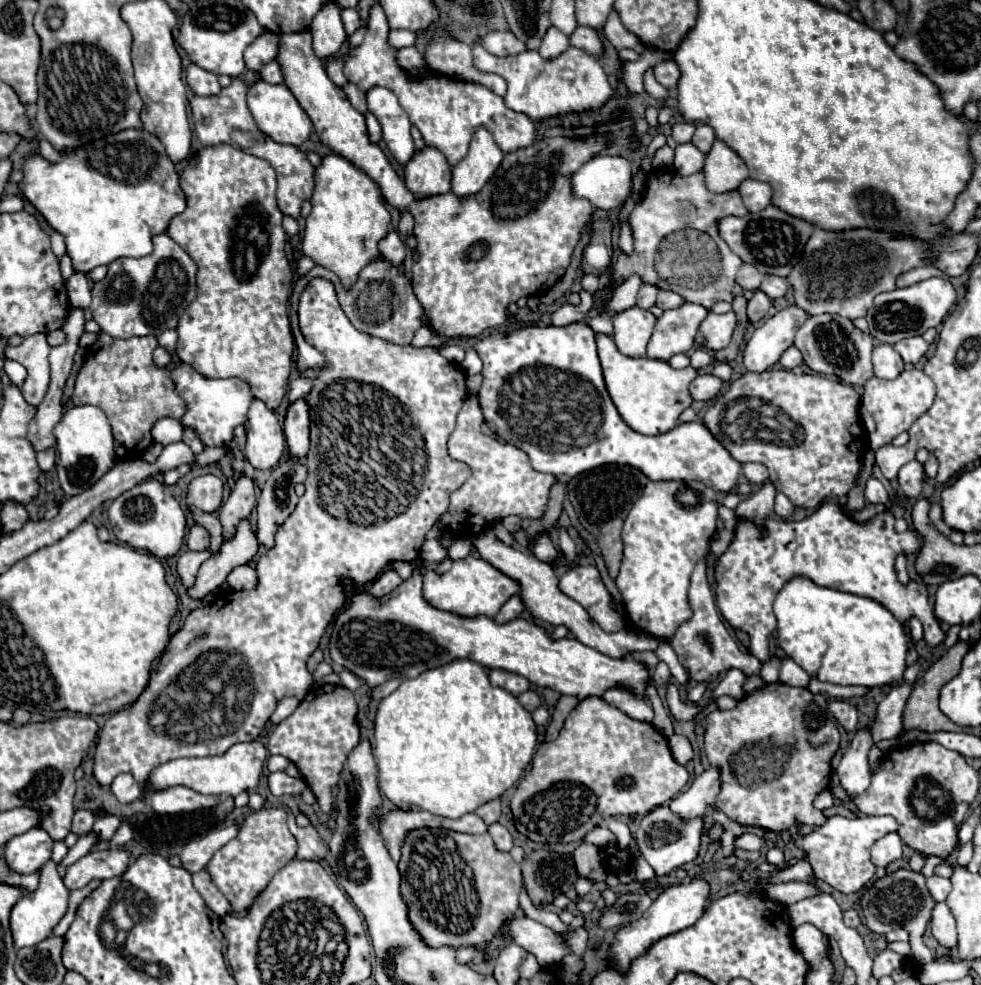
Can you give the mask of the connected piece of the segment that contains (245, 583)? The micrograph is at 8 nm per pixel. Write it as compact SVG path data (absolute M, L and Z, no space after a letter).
M244 564L238 566L230 572L230 576L226 578L226 582L230 584L232 590L252 590L258 584L258 576L256 576L256 568Z

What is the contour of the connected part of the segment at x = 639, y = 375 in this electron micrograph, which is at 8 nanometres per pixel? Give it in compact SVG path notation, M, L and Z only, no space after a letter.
M596 336L596 342L606 388L622 420L640 434L664 434L672 430L678 424L678 416L692 404L688 386L698 376L698 372L692 366L674 370L668 362L652 360L646 356L638 360L622 356L612 336Z

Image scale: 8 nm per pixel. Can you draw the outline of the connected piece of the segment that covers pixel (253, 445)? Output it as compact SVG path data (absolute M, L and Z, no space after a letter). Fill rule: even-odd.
M258 398L252 400L248 410L248 440L246 458L256 470L270 470L278 464L284 452L284 432L272 410Z

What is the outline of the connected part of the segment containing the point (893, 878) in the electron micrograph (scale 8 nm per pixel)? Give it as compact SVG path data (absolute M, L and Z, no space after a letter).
M896 870L892 874L886 874L884 878L876 880L864 894L862 894L862 914L866 920L866 926L876 934L886 934L890 930L896 930L898 926L906 928L910 932L910 958L914 958L916 966L922 966L926 962L932 962L932 952L924 946L922 934L926 930L926 924L930 922L930 912L934 908L934 898L930 896L926 888L926 878L912 870Z

